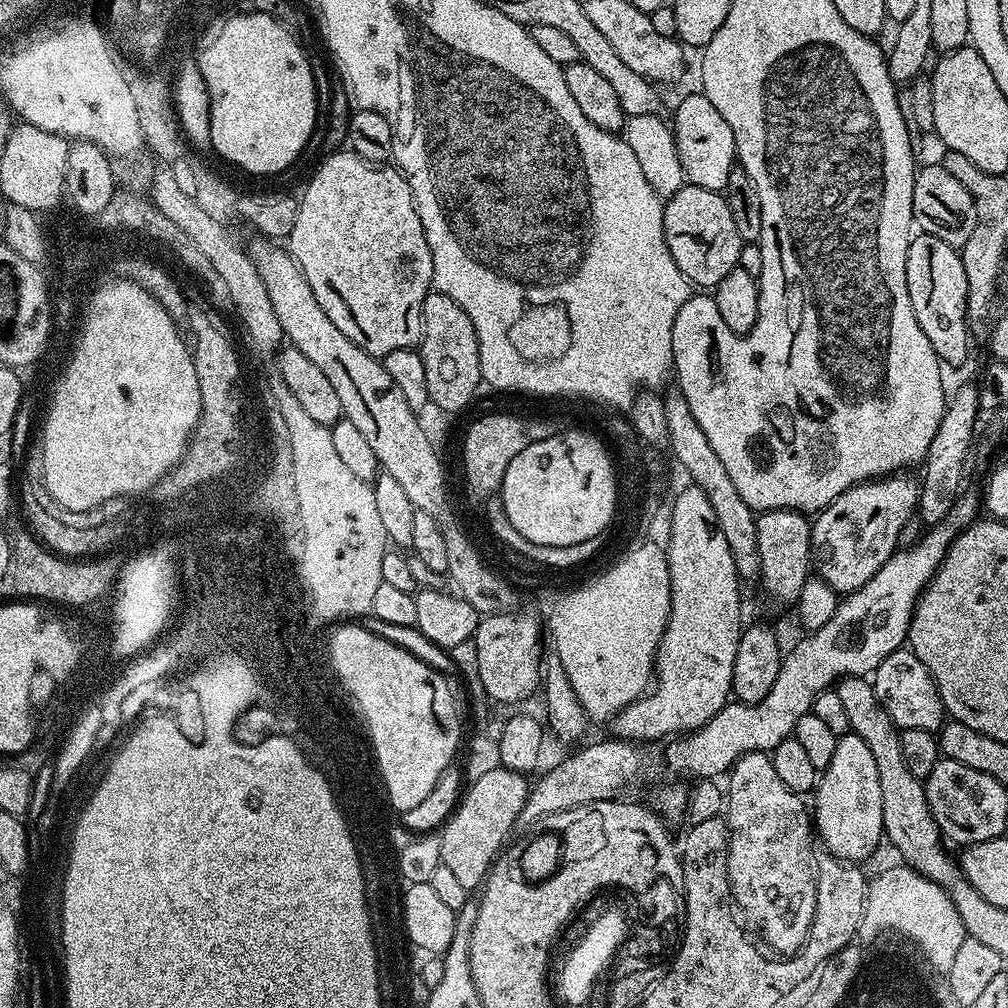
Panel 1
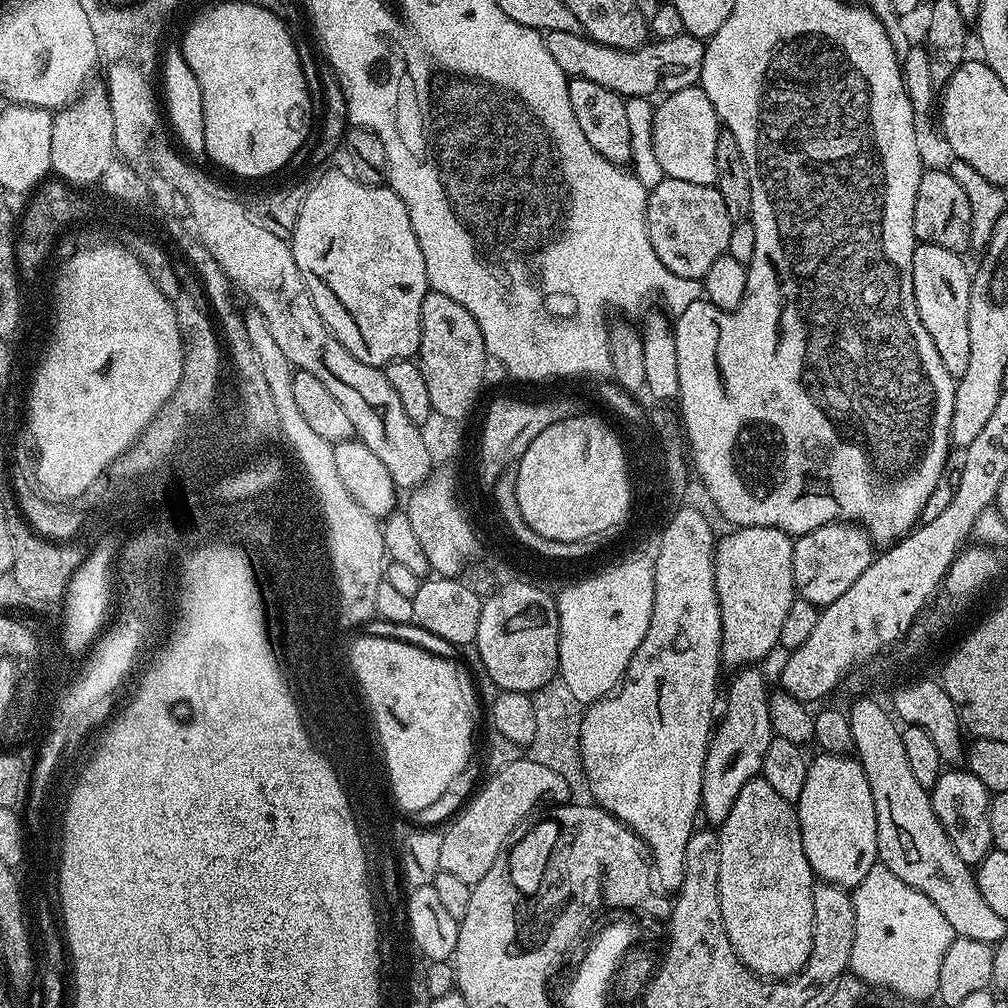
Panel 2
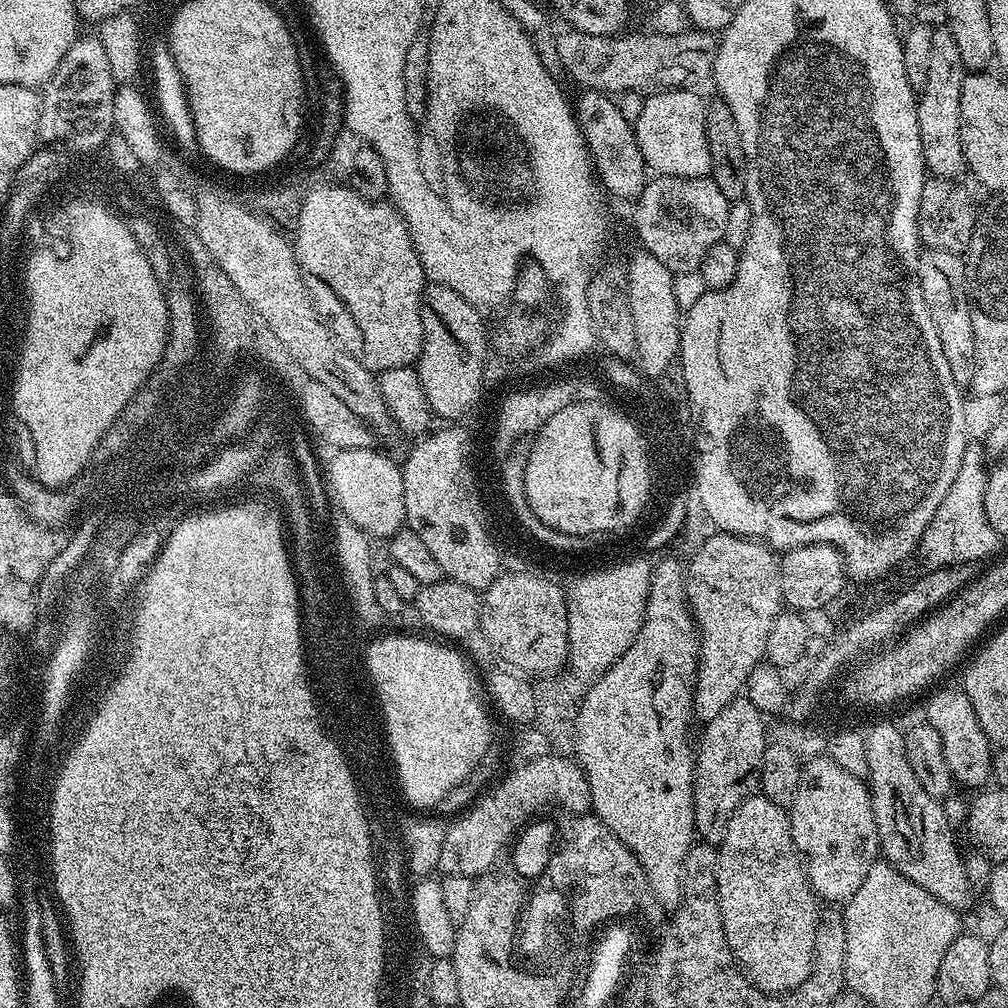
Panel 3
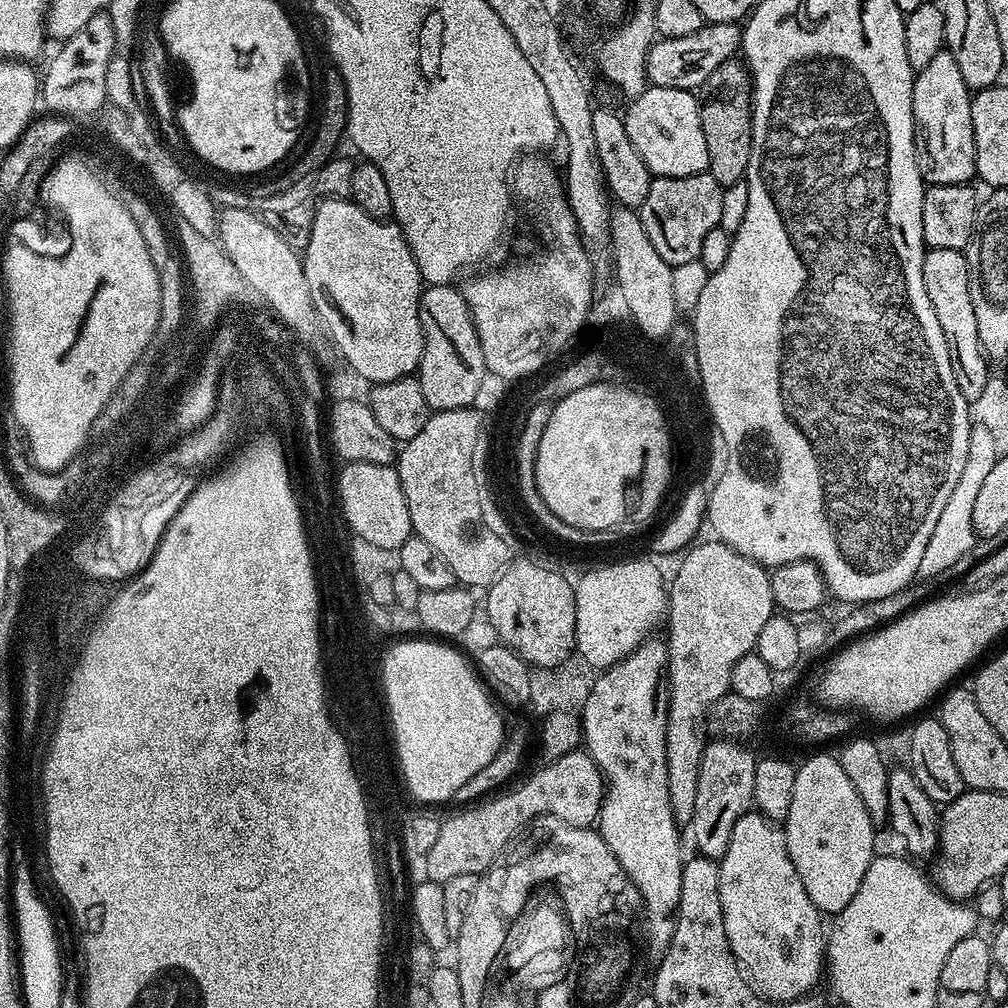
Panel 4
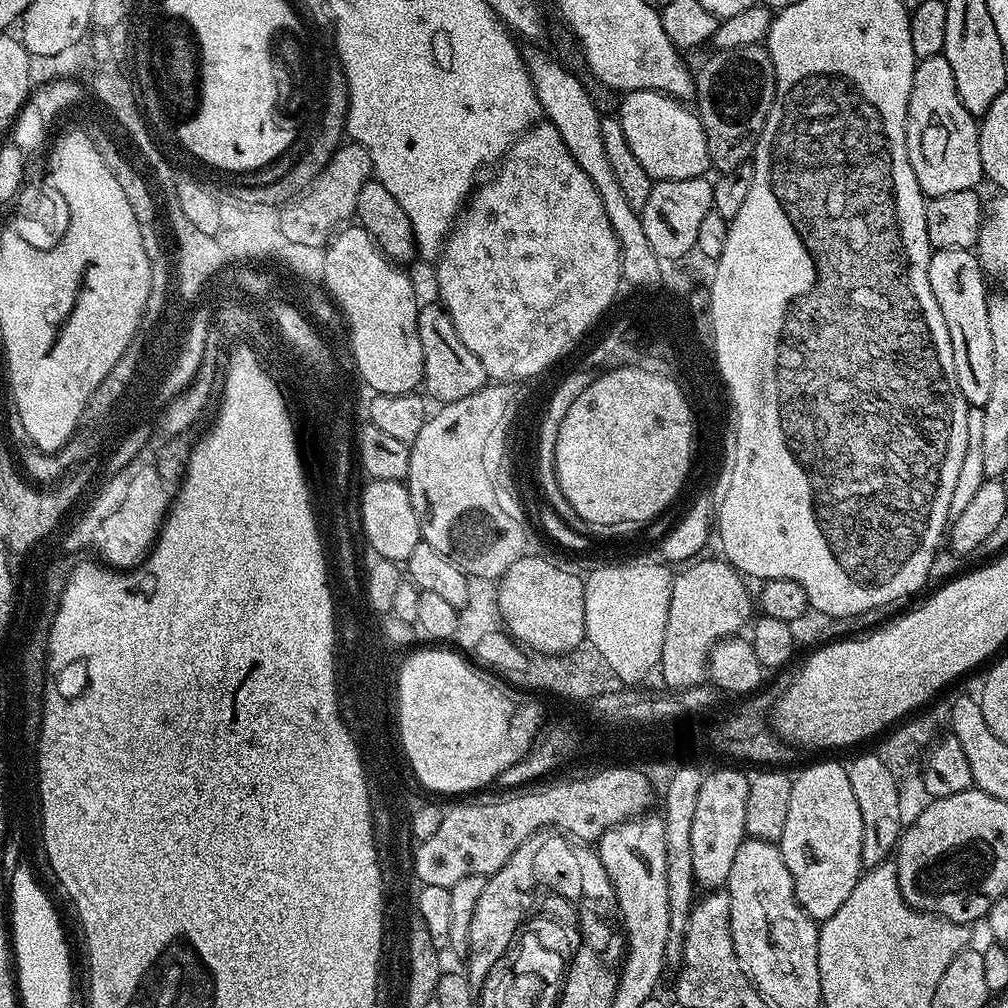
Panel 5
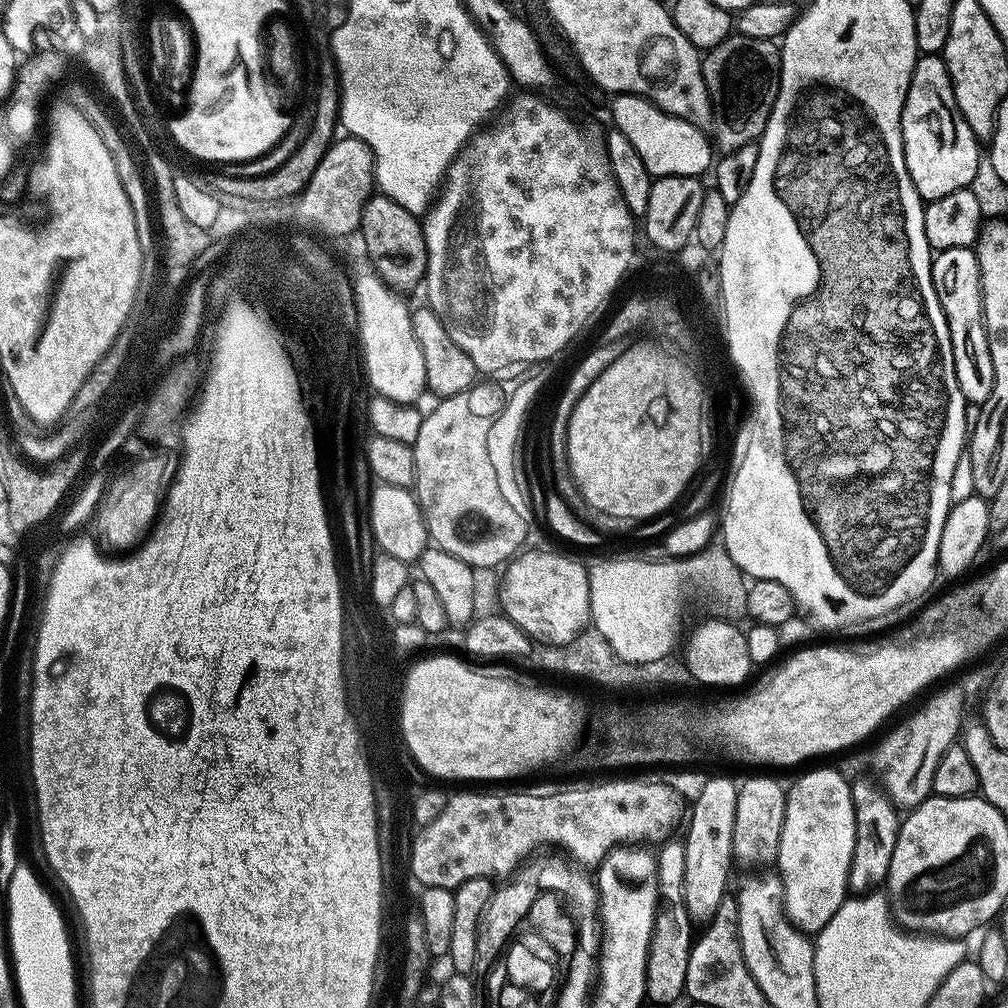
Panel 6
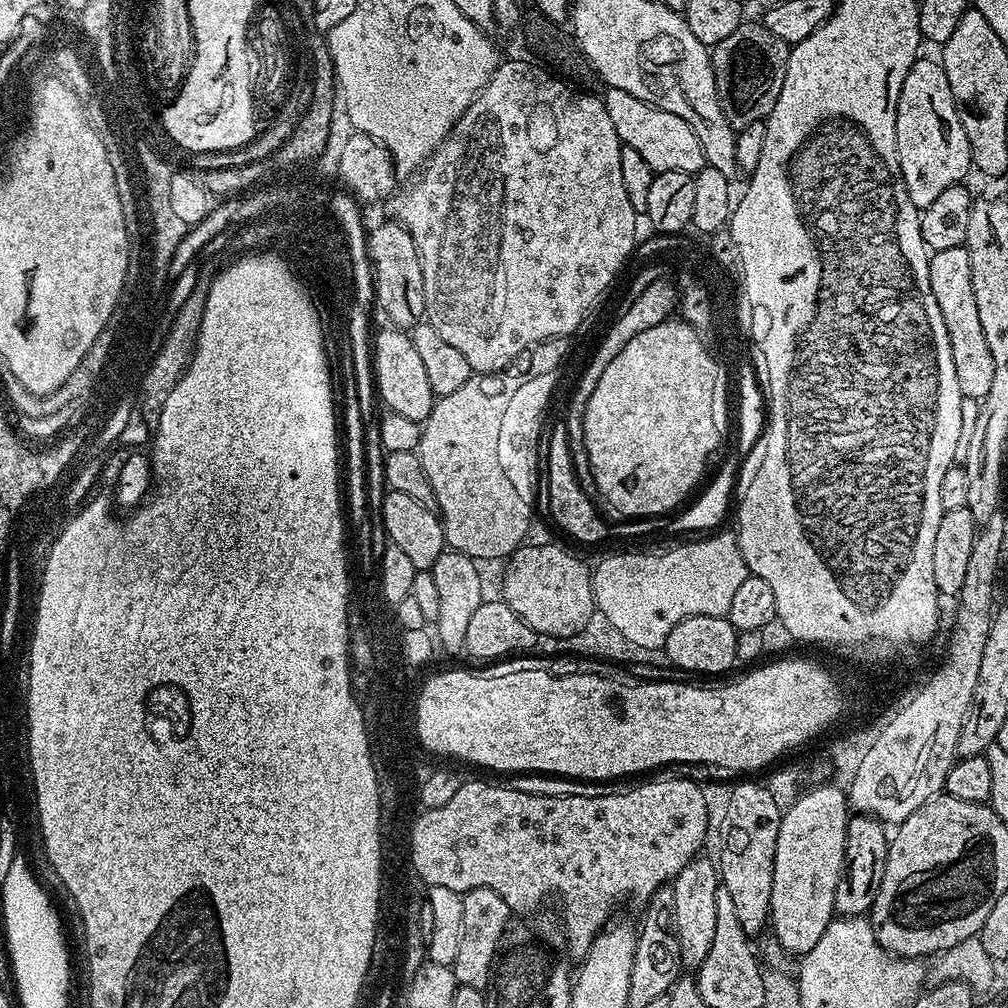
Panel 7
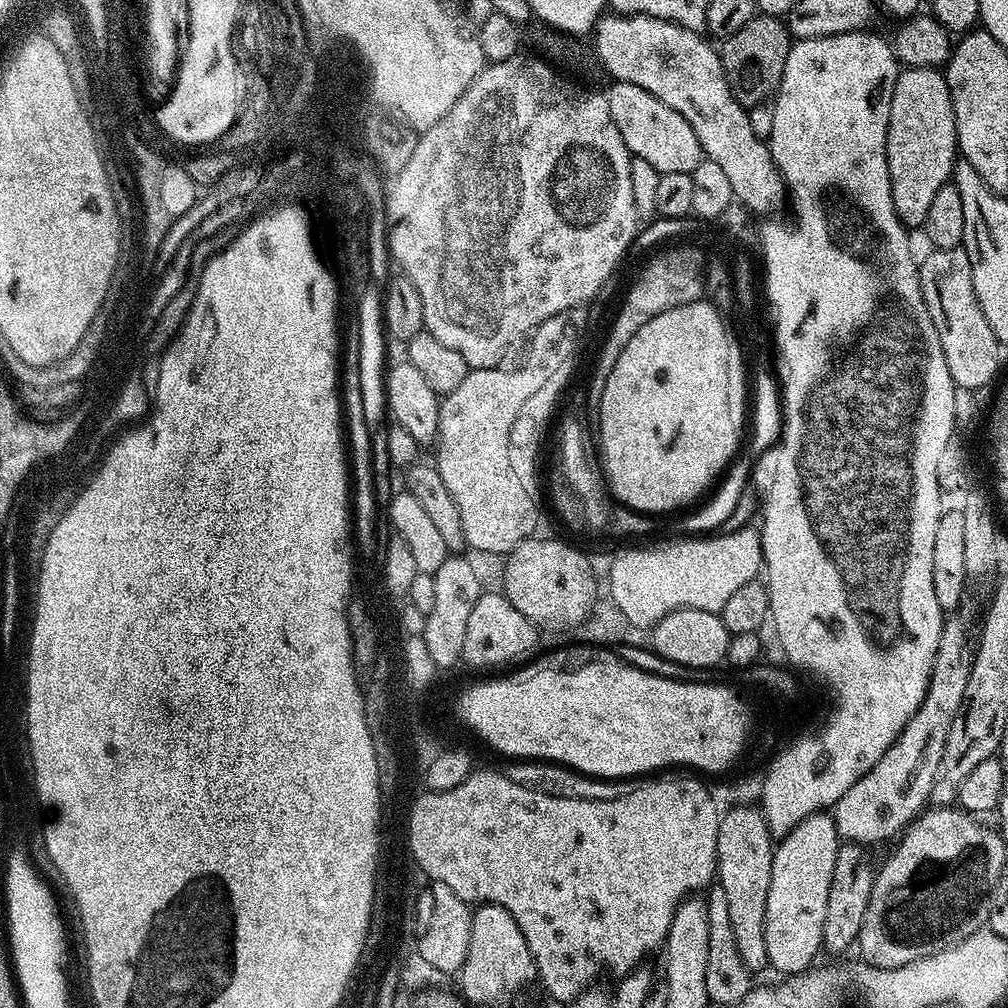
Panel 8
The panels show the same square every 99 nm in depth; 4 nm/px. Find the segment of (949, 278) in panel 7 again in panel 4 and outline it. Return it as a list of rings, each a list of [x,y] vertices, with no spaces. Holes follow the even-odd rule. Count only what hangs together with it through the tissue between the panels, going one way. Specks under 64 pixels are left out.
[[[928,248],[922,262],[922,282],[926,286],[926,294],[930,294],[930,306],[934,306],[934,314],[938,314],[938,326],[942,326],[946,334],[958,390],[962,390],[964,399],[971,402],[978,398],[986,387],[990,377],[990,361],[980,349],[978,322],[974,318],[974,302],[970,302],[967,255],[961,250]]]

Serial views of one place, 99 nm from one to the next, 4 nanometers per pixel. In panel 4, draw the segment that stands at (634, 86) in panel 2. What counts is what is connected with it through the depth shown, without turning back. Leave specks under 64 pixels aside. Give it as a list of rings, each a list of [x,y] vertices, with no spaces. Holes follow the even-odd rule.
[[[705,23],[704,27],[694,30],[687,38],[660,38],[649,47],[644,61],[649,81],[657,88],[699,89],[700,85],[714,74],[722,62],[733,59],[741,51],[742,28],[739,23]]]

